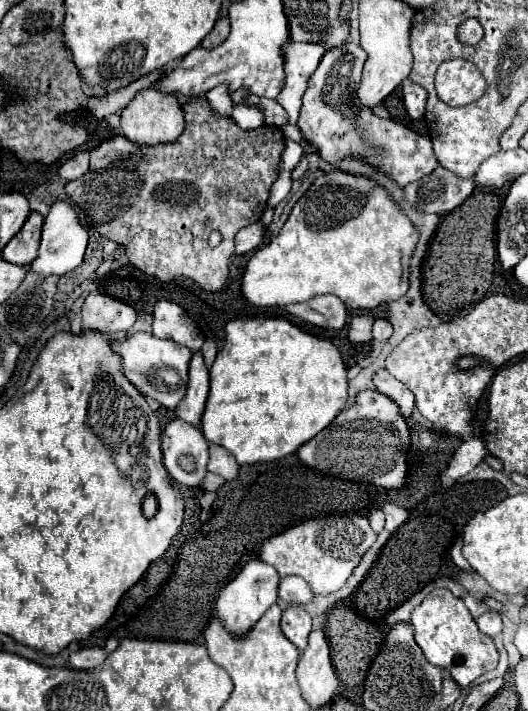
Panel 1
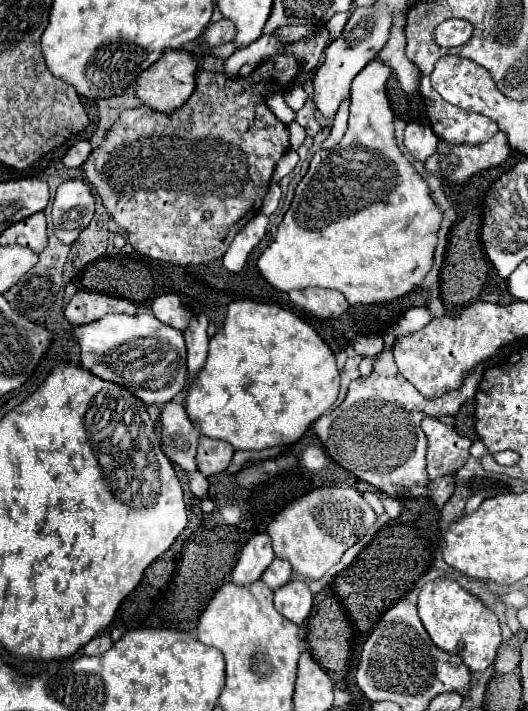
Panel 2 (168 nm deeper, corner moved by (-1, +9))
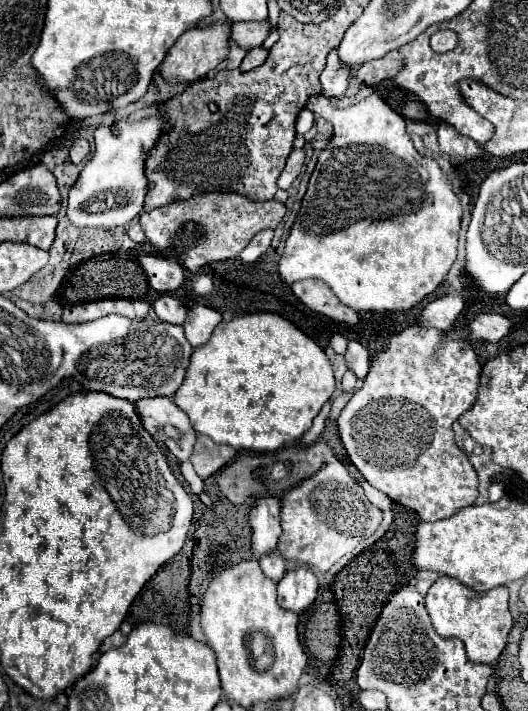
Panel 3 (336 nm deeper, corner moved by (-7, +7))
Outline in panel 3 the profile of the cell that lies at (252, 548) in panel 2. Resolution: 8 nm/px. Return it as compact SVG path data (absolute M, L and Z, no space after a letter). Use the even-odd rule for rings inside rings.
M264 496L256 502L250 512L252 526L252 558L260 560L270 554L278 546L278 538L282 534L280 528L280 500L272 496Z

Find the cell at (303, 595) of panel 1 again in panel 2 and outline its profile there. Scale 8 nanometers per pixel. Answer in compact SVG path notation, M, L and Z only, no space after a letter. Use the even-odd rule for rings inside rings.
M276 558L276 560L270 564L270 568L266 568L266 572L262 574L262 580L264 580L272 590L276 590L278 586L286 584L290 578L292 578L292 568L290 568L290 564L284 562L284 560L278 560L278 558Z

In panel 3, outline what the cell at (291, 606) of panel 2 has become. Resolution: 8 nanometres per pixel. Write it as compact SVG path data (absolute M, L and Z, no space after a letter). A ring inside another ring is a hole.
M298 566L284 574L278 584L278 606L296 614L304 612L316 600L316 576L312 570Z

